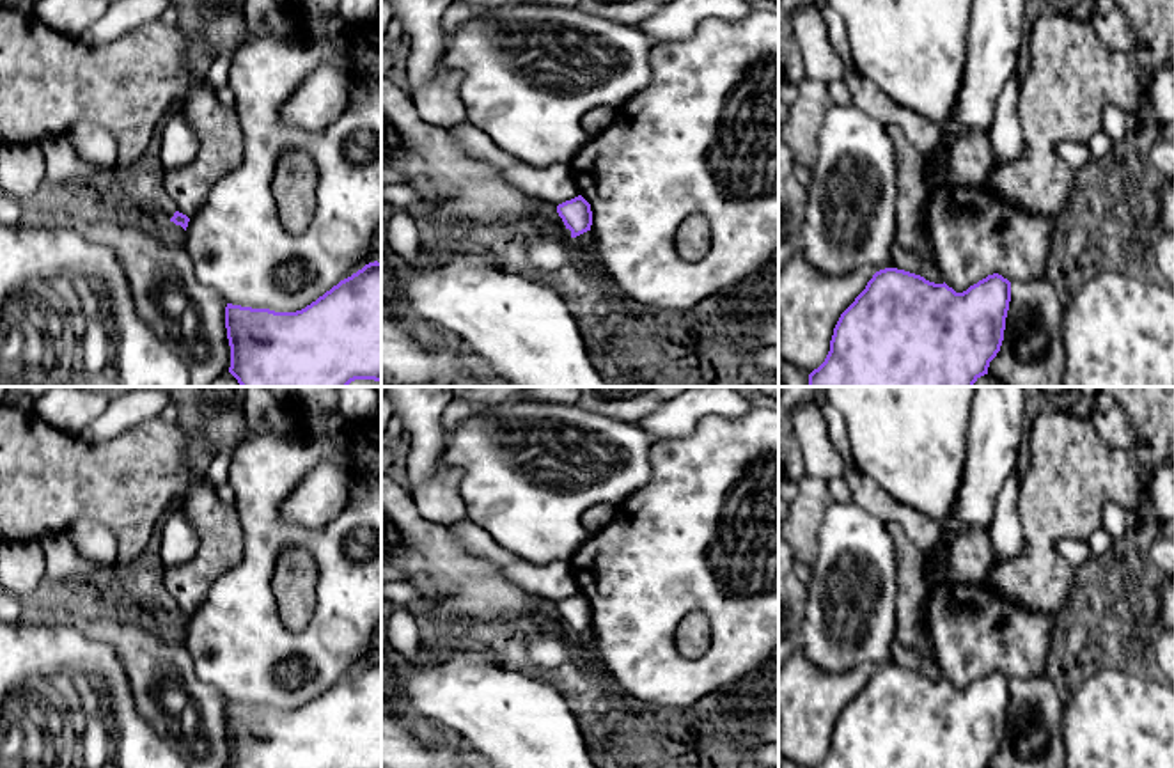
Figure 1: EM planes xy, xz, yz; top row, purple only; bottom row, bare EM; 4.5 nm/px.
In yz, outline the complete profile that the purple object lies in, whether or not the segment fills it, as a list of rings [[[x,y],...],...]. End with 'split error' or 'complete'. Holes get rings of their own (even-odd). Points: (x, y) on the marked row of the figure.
[[[885,268],[873,275],[865,289],[841,314],[825,362],[809,374],[807,387],[974,387],[988,374],[1000,351],[1011,302],[1011,282],[988,275],[963,293],[935,284],[920,275]]]; complete

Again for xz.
[[[582,195],[559,204],[557,213],[562,218],[566,229],[571,231],[571,238],[591,231],[592,211],[591,204]]]; complete

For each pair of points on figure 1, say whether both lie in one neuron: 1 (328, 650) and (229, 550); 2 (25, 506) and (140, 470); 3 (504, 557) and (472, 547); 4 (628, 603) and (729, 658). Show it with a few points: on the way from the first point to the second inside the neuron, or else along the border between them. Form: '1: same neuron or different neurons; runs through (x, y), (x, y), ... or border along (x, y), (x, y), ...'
1: different neurons; border along (240, 518), (243, 557), (210, 589)
2: same neuron; runs through (54, 481), (112, 481)
3: same neuron; runs through (497, 556), (479, 547)
4: same neuron; runs through (644, 632), (680, 667), (701, 667)

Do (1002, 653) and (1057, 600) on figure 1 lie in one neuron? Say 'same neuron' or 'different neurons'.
different neurons

